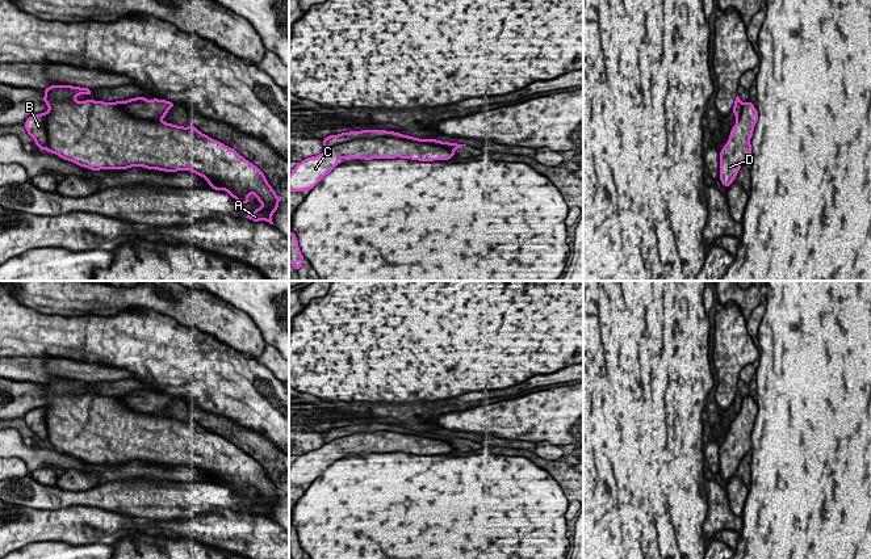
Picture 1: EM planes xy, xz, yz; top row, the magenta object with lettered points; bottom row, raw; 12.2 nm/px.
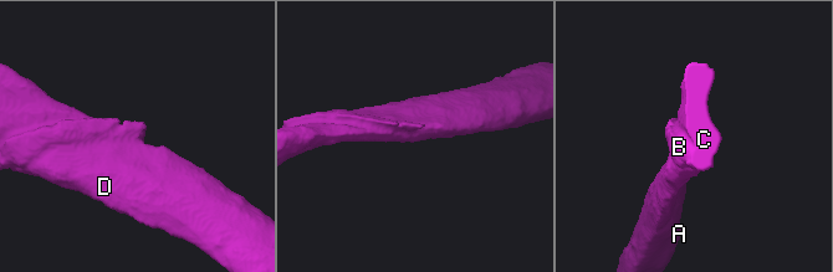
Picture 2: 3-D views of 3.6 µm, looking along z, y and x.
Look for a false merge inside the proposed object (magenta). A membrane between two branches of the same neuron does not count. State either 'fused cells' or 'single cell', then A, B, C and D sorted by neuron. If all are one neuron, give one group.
fused cells; A C D / B

